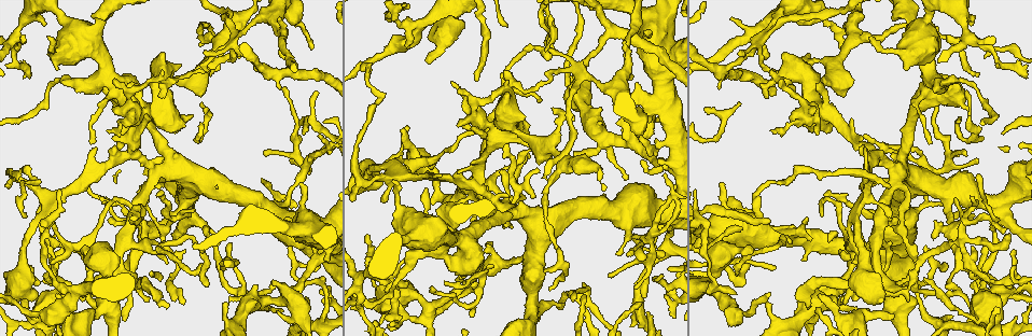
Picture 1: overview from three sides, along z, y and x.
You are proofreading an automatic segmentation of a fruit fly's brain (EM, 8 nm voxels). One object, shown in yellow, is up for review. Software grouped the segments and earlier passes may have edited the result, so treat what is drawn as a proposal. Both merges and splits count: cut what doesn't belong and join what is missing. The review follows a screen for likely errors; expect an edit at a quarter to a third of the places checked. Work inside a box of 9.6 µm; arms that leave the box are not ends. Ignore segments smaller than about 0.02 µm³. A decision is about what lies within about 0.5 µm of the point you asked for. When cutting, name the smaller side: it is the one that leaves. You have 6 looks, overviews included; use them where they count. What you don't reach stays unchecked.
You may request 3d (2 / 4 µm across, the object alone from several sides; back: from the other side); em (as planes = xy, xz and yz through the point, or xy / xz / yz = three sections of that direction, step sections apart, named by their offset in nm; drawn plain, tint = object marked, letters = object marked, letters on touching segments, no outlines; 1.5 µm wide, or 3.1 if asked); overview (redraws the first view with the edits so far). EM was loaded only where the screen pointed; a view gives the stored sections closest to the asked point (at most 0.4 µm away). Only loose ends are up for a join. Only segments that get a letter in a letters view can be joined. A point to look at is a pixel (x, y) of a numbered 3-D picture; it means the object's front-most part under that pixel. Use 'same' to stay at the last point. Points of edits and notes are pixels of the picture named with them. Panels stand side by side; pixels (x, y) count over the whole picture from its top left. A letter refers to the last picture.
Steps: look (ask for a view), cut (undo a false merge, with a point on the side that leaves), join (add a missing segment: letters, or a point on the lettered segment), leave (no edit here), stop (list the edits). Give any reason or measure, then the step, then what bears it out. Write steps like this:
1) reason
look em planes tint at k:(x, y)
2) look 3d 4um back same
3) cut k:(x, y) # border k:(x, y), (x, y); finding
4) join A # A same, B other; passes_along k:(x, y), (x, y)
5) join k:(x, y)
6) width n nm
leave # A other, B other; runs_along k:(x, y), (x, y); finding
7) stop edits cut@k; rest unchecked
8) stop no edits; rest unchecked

look 3d 4um at 1:(193, 210)

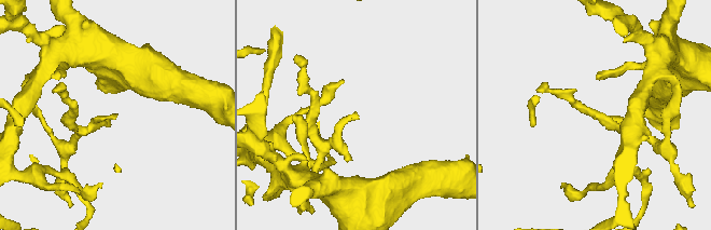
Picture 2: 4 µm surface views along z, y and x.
shape alone is not enough
look em yz step 8 tint at 2:(115, 115)

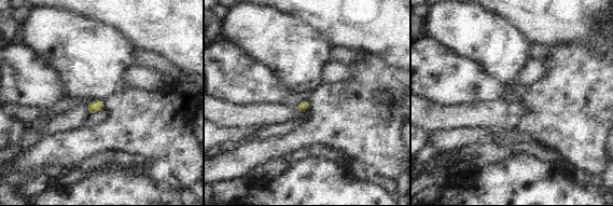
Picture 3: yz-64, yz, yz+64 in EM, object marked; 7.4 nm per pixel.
what lies round it
look em yz step 8 letters same

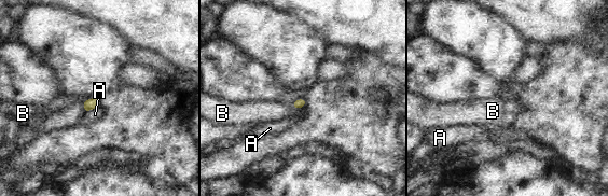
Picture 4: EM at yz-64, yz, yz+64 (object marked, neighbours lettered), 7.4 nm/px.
leave # A other, B other; border 4:(291, 103), (294, 108), (304, 106); no lettered segment goes on from it

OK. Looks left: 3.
abrupt turn
look em yz step 4 tint at 1:(34, 184)

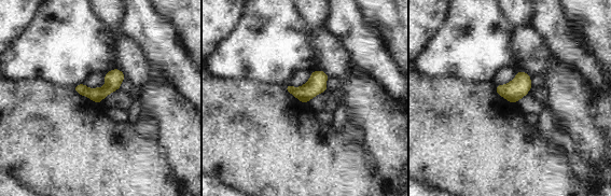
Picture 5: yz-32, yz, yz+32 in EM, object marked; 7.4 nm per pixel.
look em xz step 8 letters same

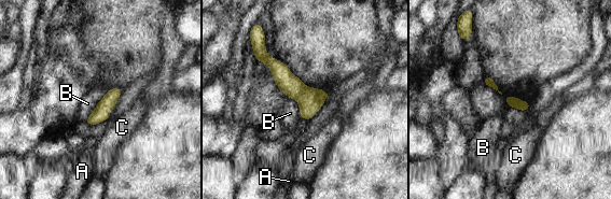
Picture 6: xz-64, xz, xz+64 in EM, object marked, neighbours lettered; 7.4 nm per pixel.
longest_contact B 380 nm
leave # A other, B other, C other; runs_along 6:(264, 54), (309, 102), (311, 113); all the same neuron

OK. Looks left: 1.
tapers out
look em planes letters at 1:(90, 141)

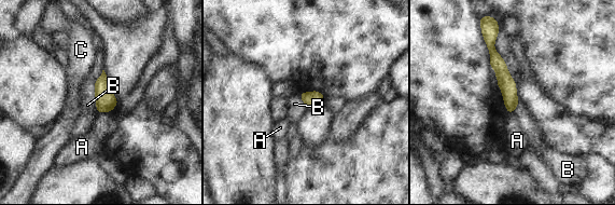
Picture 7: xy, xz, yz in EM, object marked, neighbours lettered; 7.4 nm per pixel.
leave # A other, B other, C other; border 7:(94, 81), (94, 100), (98, 112); none of them fits

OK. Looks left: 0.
stop no edits; rest unchecked

